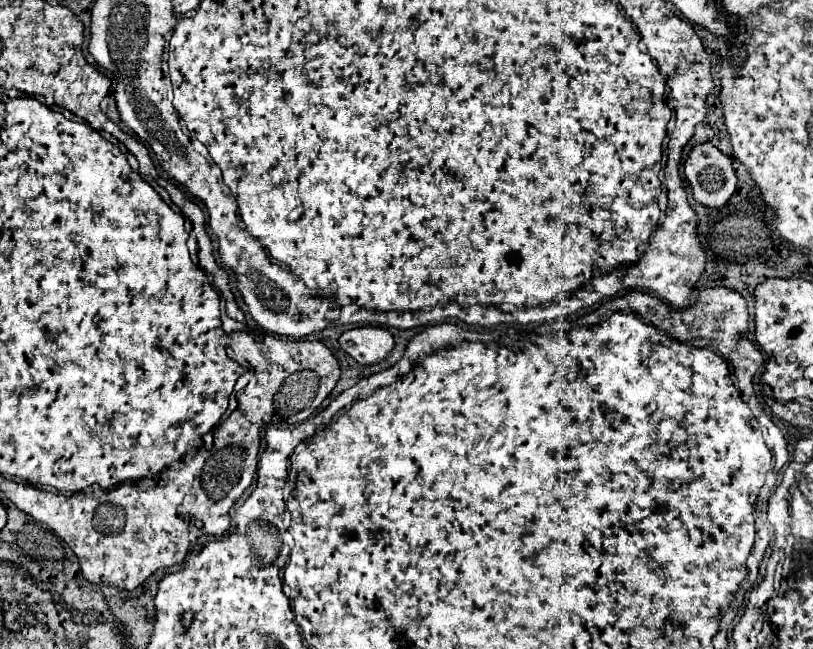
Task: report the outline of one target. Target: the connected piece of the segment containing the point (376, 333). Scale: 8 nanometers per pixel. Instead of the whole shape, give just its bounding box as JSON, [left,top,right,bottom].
[338,326,394,364]

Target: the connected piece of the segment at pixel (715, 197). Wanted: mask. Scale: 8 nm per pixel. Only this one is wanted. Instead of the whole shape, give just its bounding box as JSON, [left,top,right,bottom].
[684,144,736,208]

